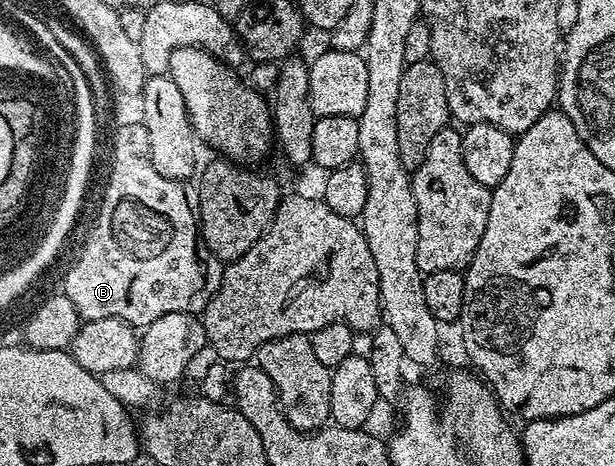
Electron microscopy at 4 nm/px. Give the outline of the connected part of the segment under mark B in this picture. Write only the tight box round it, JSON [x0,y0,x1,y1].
[65,121,224,329]

